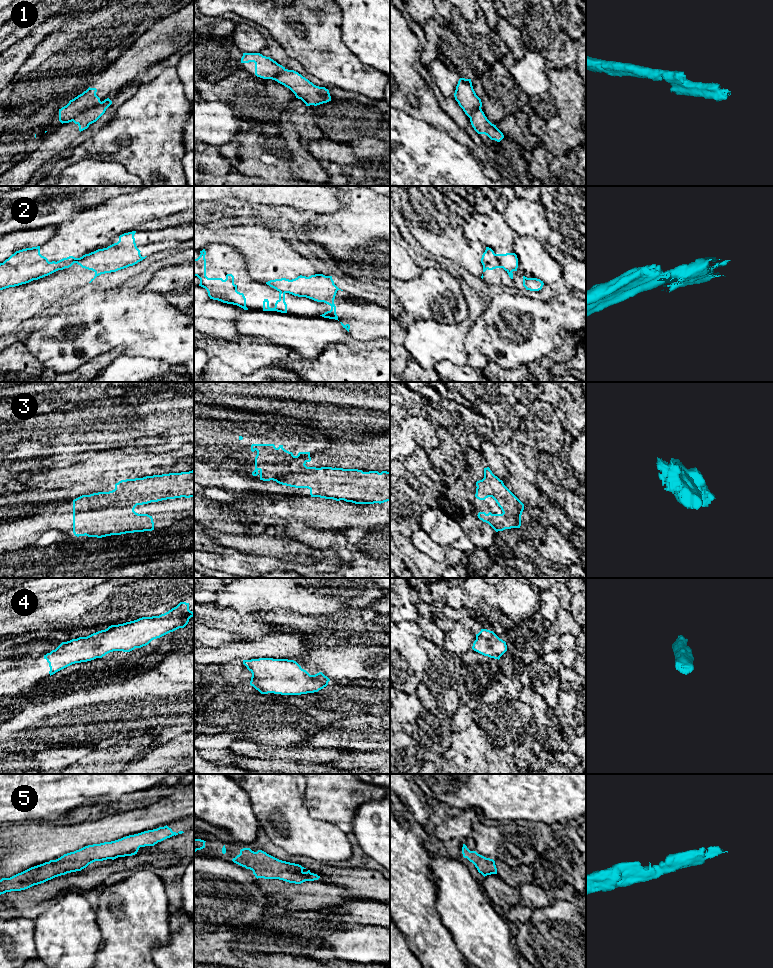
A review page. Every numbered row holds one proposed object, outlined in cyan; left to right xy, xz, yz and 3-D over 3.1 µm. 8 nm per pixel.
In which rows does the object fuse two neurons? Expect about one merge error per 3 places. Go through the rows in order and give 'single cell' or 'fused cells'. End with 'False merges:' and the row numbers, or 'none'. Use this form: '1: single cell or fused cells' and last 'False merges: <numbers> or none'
1: fused cells
2: fused cells
3: single cell
4: single cell
5: single cell
False merges: 1, 2

